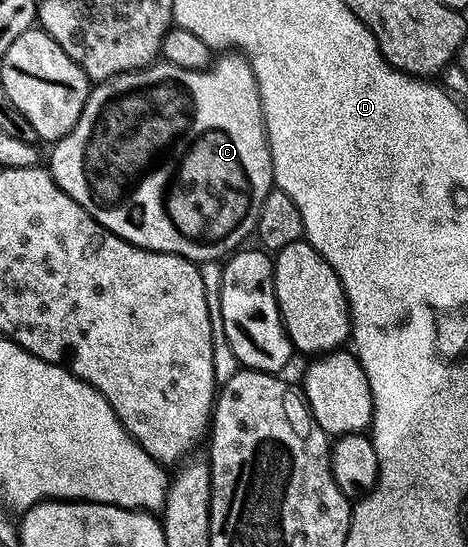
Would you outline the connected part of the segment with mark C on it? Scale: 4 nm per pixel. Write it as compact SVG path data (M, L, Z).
M229 50L212 61L207 68L184 68L168 62L154 62L130 72L120 72L110 80L103 80L92 85L87 102L83 106L83 114L79 114L79 122L64 138L52 145L53 153L49 156L47 171L53 181L68 196L75 198L95 222L99 222L111 234L134 244L136 248L150 248L153 252L170 252L194 262L204 260L220 261L228 257L234 250L240 249L248 236L252 237L259 222L259 209L263 206L263 198L275 187L273 182L273 159L269 149L269 136L265 133L263 106L259 98L259 86L255 82L255 74L248 60L237 50Z

